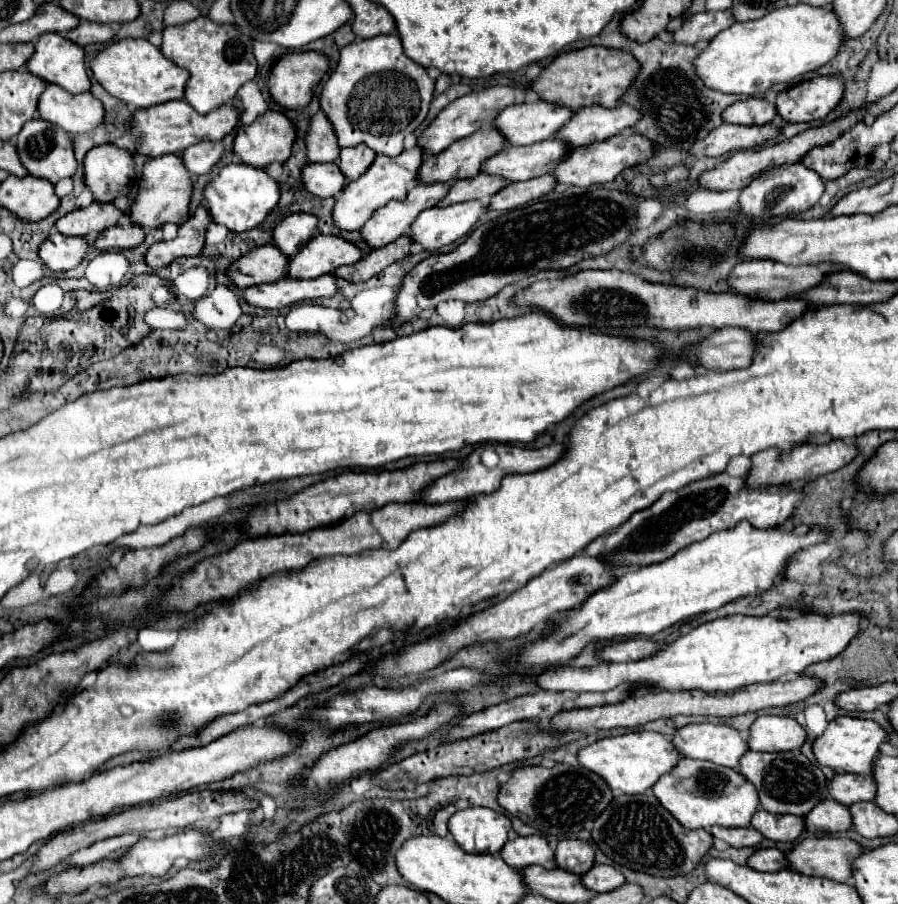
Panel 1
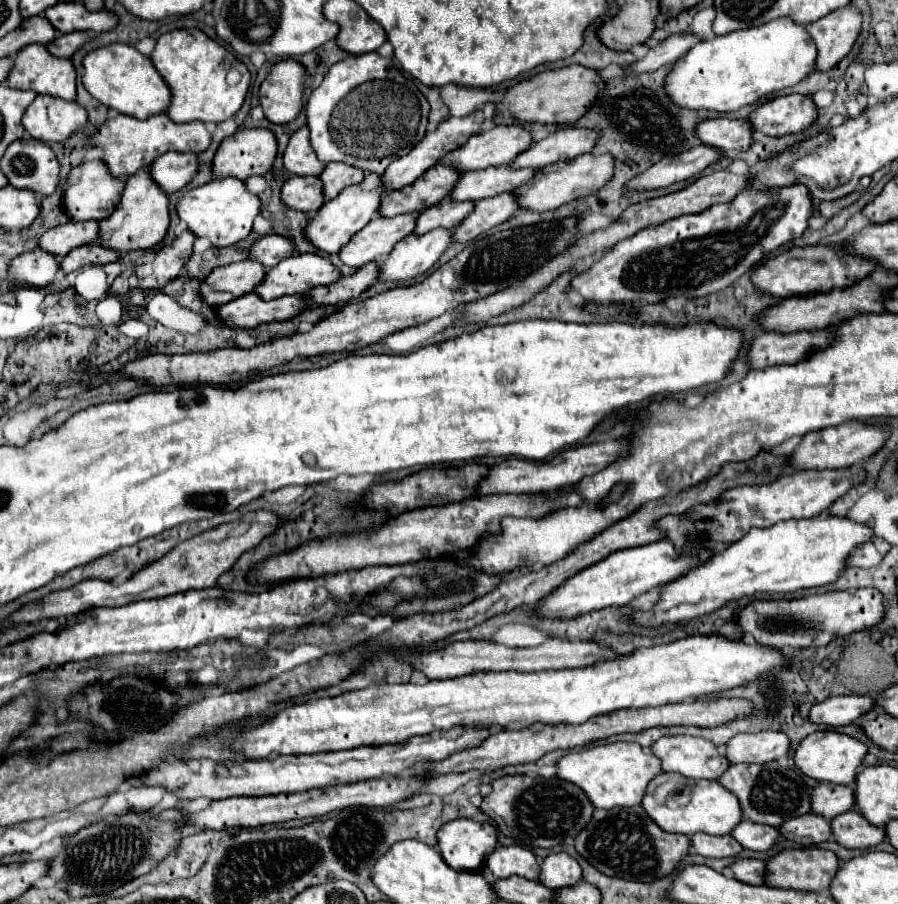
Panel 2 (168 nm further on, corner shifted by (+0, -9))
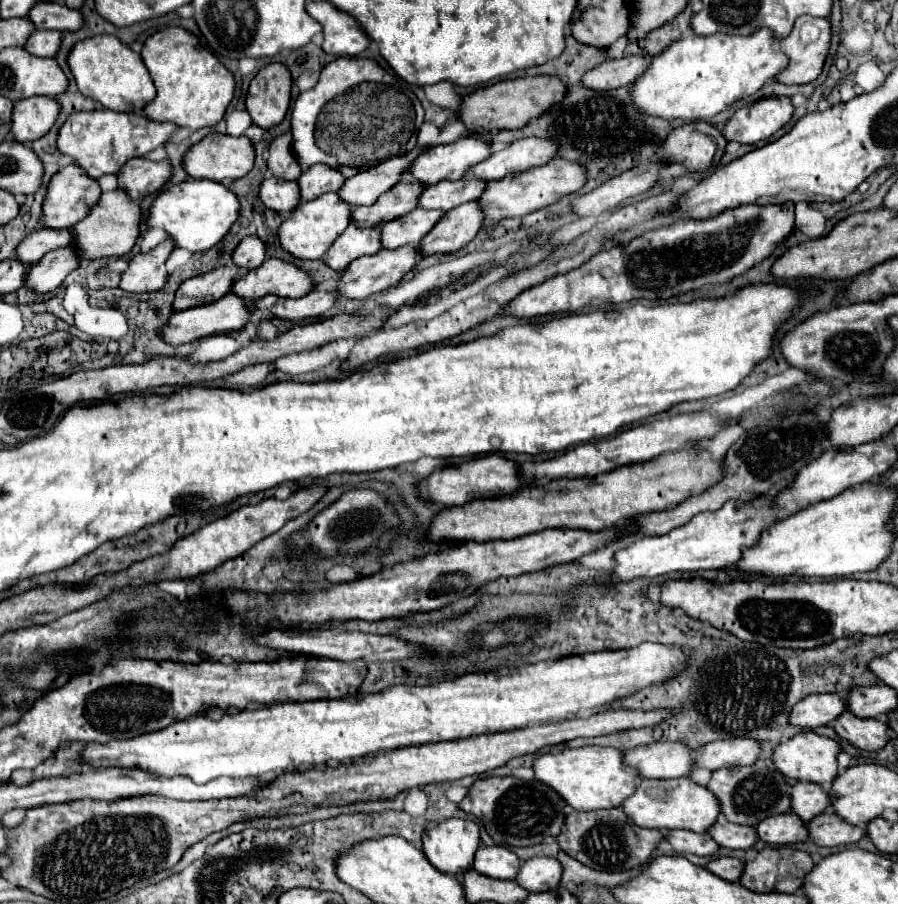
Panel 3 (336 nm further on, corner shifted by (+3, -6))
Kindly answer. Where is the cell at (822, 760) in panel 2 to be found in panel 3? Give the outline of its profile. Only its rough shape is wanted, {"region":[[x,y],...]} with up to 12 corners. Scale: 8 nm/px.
{"region":[[804,731],[778,743],[772,763],[784,777],[828,789],[840,745]]}

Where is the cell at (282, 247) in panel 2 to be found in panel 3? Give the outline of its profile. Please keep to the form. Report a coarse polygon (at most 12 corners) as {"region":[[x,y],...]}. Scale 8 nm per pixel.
{"region":[[244,239],[232,261],[242,269],[260,267],[260,239]]}

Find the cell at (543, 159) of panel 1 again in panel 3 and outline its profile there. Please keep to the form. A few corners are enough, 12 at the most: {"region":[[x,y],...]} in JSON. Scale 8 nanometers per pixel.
{"region":[[464,175],[422,191],[418,207],[450,211],[482,195],[484,181]]}

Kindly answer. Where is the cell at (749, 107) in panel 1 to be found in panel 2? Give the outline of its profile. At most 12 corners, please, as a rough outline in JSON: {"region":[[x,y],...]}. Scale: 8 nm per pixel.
{"region":[[705,120],[697,126],[703,144],[725,154],[747,150],[753,128],[747,120]]}

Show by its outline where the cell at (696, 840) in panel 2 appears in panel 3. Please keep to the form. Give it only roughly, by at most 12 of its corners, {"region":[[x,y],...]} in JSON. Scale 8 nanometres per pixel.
{"region":[[672,829],[664,841],[672,849],[712,855],[718,847],[706,833]]}

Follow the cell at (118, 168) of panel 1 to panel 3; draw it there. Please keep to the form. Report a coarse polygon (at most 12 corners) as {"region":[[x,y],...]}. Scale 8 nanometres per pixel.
{"region":[[74,163],[48,183],[42,223],[70,229],[102,191]]}

